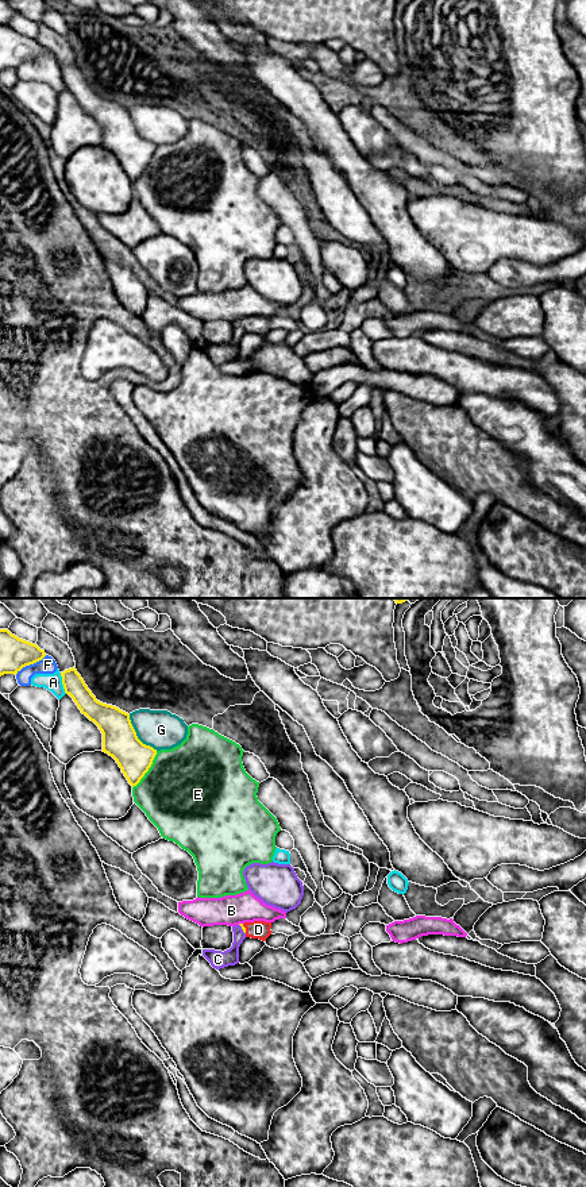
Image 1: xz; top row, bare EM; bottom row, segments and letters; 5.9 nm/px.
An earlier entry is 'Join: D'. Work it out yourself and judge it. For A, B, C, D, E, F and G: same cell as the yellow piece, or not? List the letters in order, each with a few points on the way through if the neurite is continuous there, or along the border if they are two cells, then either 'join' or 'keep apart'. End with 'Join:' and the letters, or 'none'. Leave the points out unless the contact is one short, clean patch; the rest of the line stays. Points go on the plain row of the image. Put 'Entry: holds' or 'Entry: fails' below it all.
A: keep apart
B: keep apart
C: keep apart
D: runs through xz (243, 323), (245, 323), (258, 324); join
E: keep apart
F: keep apart
G: keep apart
Join: D
Entry: holds

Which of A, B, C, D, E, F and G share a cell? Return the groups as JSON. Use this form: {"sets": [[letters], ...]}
{"sets": [["A", "F"], ["B"], ["C"], ["D"], ["E"], ["G"]]}

